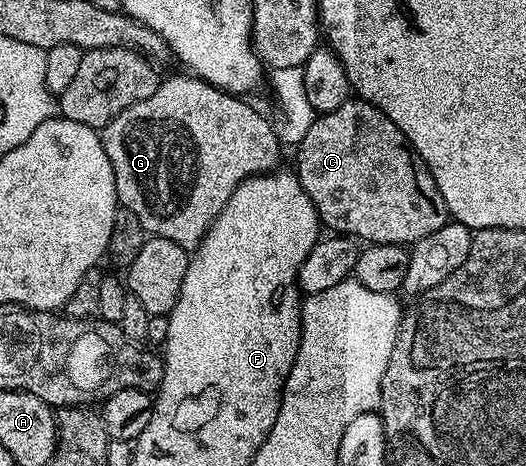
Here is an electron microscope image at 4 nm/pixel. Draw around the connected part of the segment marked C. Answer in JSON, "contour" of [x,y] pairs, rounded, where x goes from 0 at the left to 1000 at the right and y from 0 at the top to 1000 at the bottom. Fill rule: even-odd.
{"contour":[[[669,208],[646,234],[605,247],[574,307],[563,315],[567,358],[563,373],[578,414],[605,451],[606,472],[629,487],[629,498],[705,521],[797,521],[814,500],[829,500],[852,474],[852,455],[837,406],[814,363],[814,354],[791,328],[791,320],[753,277],[753,268],[722,234],[692,215]]]}

